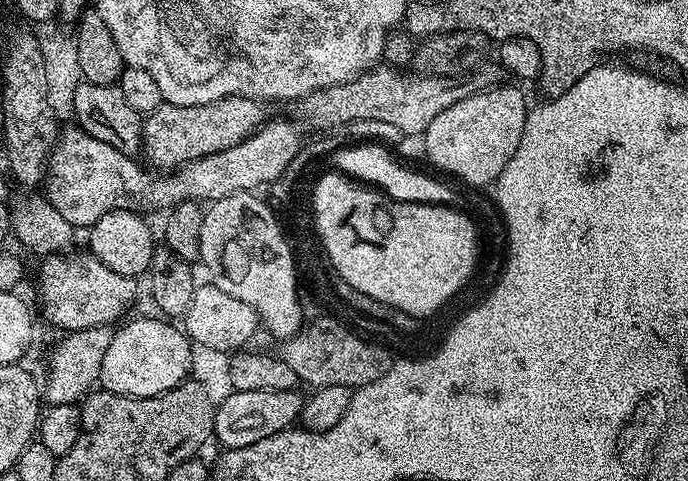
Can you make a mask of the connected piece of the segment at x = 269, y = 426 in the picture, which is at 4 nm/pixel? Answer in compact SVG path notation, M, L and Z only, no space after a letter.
M299 389L290 391L276 390L246 390L229 391L229 395L217 405L215 414L215 426L213 435L215 443L224 444L225 449L241 448L242 446L254 446L262 438L272 437L276 433L285 432L293 427L300 418L301 410L304 408L305 397L301 395Z

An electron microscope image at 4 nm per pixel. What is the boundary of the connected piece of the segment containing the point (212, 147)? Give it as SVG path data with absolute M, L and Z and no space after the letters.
M227 96L225 100L202 106L160 104L144 120L143 151L148 151L157 169L179 169L193 160L230 150L230 146L238 146L246 137L253 136L266 123L264 108L261 101L245 96Z

